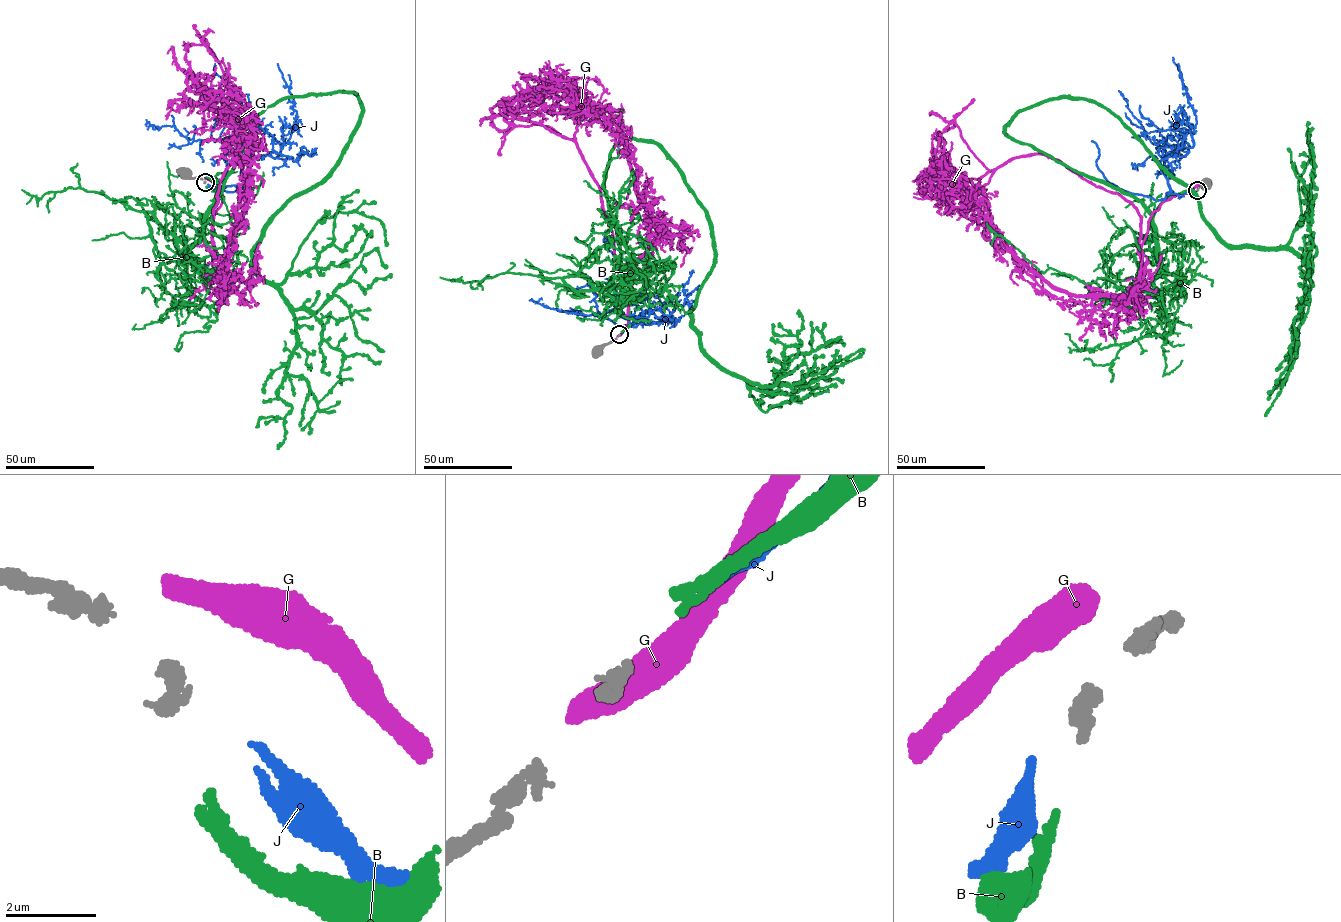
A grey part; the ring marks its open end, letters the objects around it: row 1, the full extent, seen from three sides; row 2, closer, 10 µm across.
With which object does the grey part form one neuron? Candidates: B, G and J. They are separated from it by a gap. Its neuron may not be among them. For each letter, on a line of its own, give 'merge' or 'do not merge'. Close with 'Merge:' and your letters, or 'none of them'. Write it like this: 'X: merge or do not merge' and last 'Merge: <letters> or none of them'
B: do not merge
G: do not merge
J: do not merge
Merge: none of them

